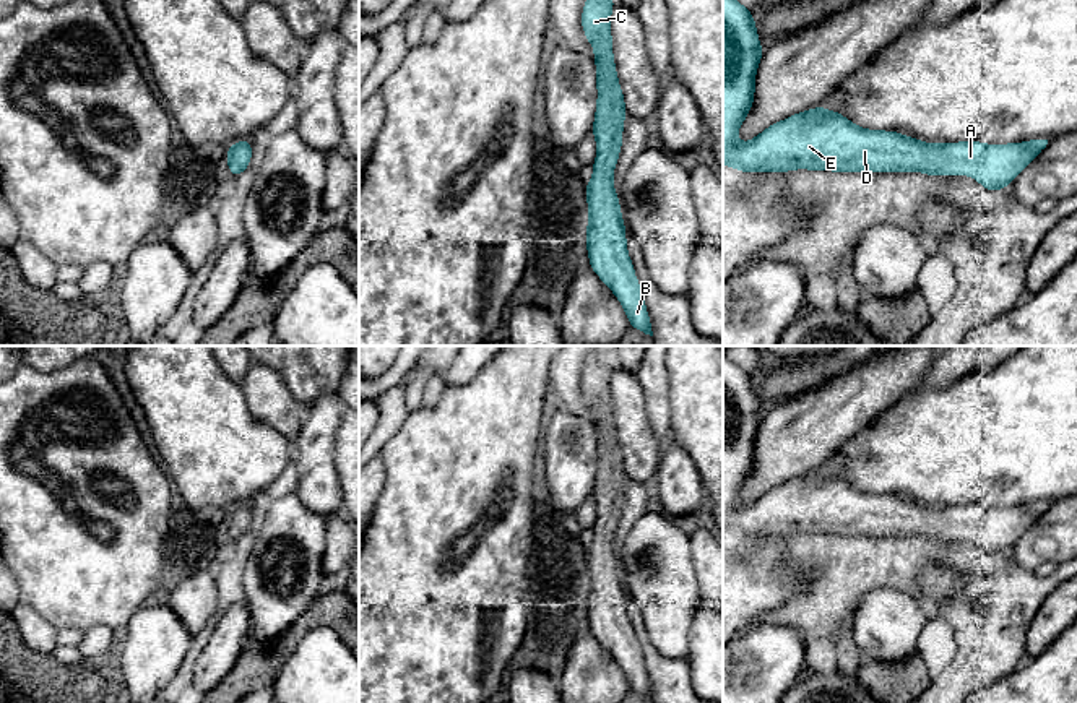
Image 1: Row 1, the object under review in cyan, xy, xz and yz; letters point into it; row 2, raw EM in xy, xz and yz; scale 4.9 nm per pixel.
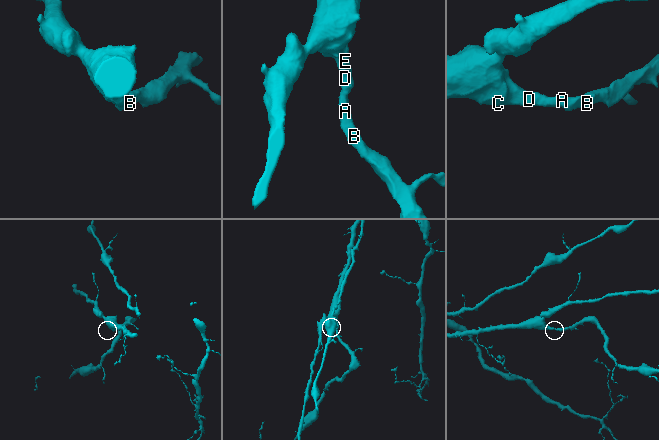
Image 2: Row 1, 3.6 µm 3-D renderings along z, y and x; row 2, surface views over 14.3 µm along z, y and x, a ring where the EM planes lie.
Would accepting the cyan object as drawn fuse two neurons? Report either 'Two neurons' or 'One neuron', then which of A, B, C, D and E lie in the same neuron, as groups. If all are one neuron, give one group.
One neuron. Groups: A B C D E

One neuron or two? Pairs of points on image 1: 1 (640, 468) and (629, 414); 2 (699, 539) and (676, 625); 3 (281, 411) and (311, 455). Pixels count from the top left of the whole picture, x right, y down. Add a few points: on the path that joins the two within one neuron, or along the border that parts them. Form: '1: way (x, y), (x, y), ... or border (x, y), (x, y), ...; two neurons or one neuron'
1: way (640, 455), (632, 427); one neuron
2: border (687, 538), (700, 603); two neurons
3: border (307, 406), (307, 419), (293, 445); two neurons

